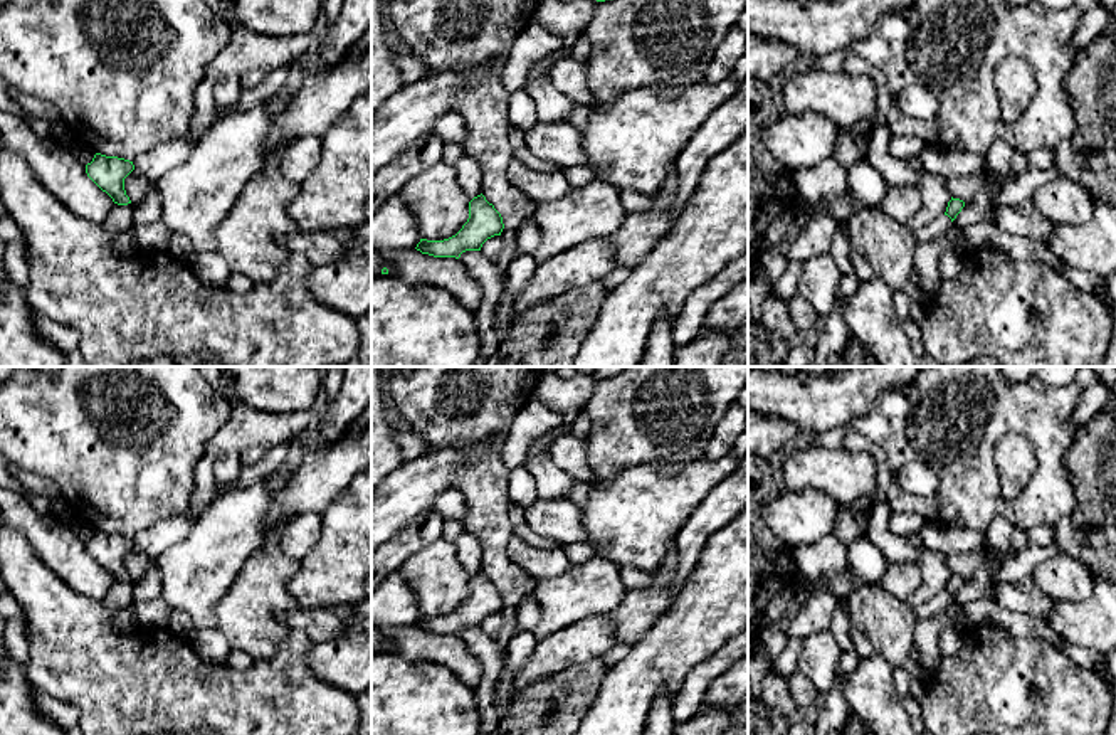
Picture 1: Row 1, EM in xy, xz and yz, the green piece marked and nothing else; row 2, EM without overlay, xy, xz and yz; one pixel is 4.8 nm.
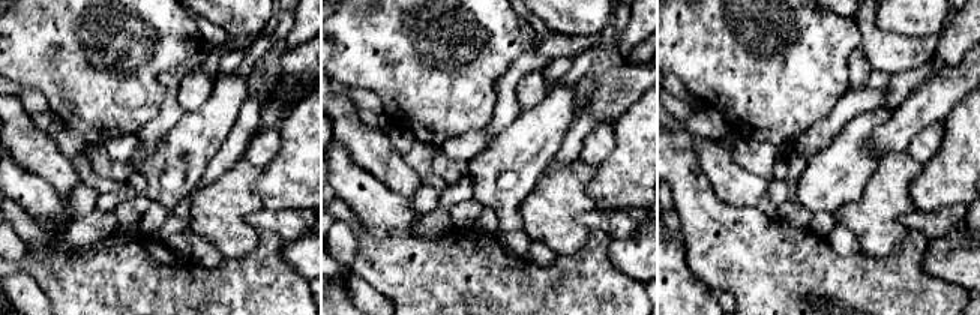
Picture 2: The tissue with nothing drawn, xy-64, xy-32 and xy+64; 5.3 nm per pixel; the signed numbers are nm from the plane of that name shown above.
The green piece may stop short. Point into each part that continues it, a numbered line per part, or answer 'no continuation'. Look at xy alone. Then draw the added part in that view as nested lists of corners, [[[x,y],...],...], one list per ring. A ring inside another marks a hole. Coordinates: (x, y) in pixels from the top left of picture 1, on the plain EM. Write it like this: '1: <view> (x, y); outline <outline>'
no continuation

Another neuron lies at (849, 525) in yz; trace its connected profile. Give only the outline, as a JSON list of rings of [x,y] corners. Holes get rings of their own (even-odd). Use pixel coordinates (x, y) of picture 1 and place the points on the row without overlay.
[[[861,498],[852,505],[840,505],[834,537],[844,545],[850,545],[864,533],[862,511],[871,505],[871,498]]]

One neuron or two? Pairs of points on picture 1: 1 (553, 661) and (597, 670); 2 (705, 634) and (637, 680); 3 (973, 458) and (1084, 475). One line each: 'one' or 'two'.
1: two
2: one
3: two

